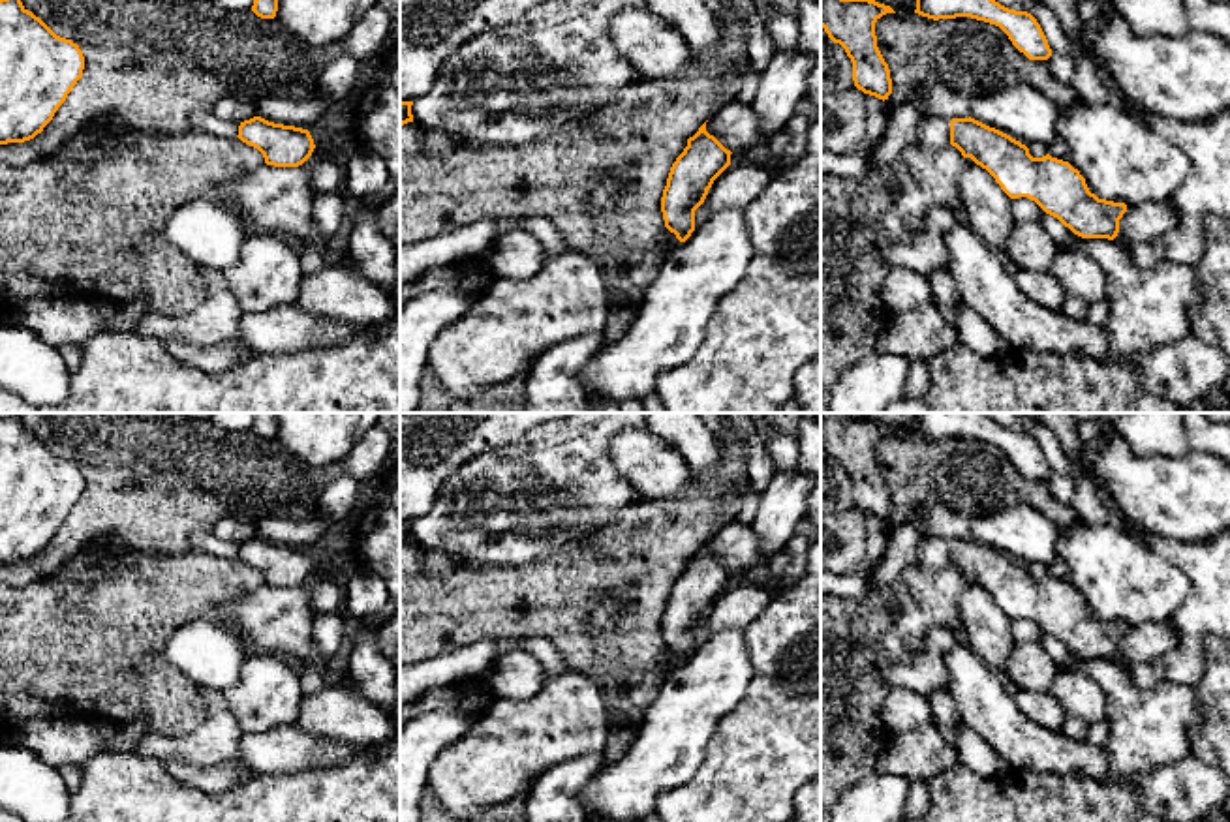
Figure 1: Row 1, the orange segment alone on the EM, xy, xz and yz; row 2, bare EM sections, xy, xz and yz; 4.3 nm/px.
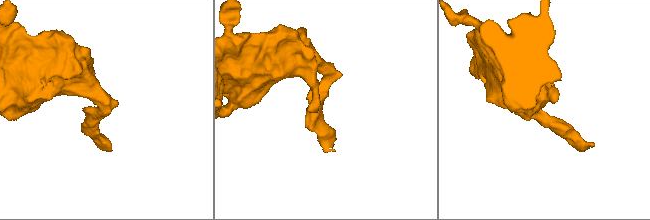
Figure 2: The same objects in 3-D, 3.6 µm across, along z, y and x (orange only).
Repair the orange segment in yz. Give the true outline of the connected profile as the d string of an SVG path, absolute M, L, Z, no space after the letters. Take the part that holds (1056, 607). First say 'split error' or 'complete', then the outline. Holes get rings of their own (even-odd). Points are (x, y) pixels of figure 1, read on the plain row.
complete; M971 537L950 540L950 565L986 589L1010 619L1035 621L1074 655L1117 657L1127 625L1099 619L1069 582L1050 574L1033 578L1025 565Z

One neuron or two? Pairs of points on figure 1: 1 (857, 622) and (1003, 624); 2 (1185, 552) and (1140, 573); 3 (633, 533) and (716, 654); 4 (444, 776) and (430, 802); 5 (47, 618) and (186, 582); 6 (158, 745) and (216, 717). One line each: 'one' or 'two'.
1: two
2: two
3: two
4: two
5: one
6: one

